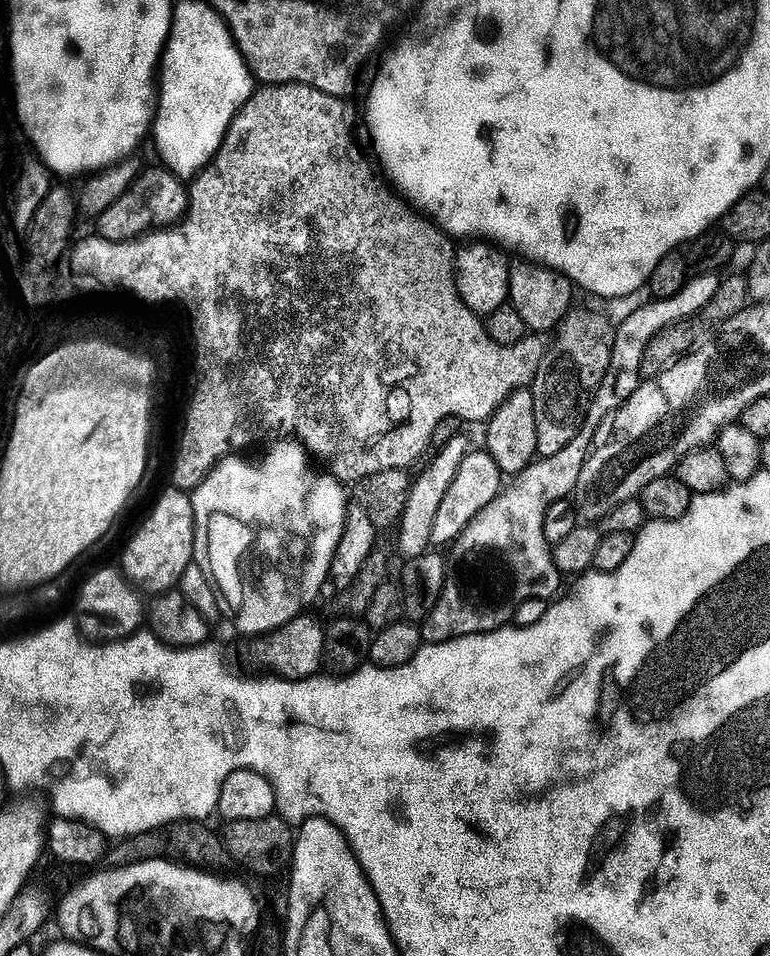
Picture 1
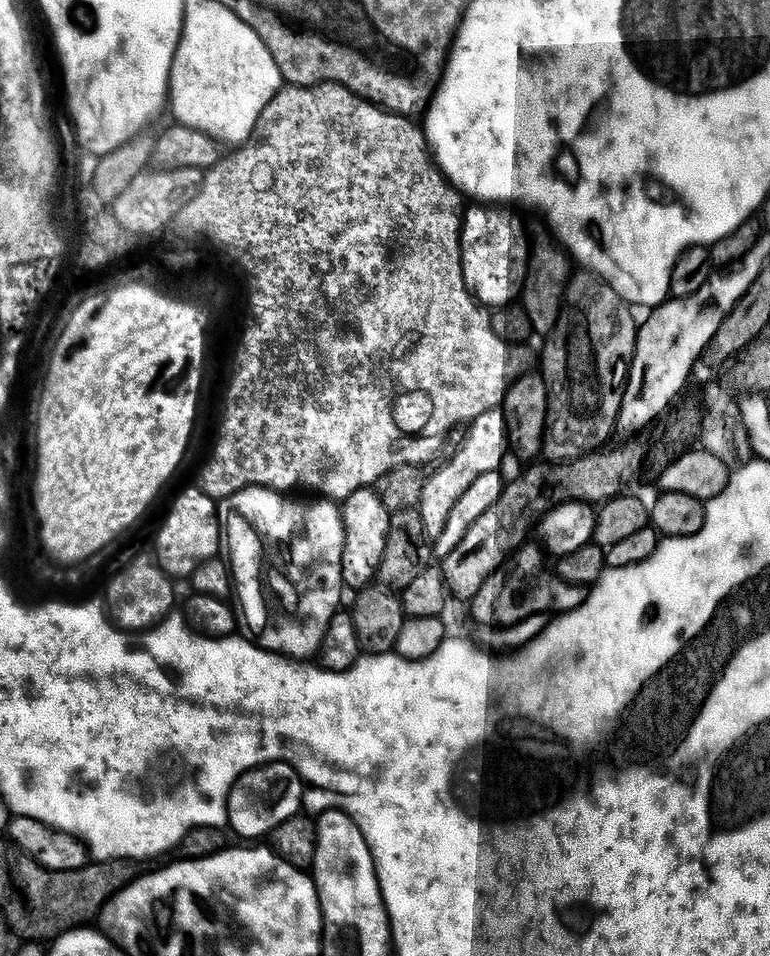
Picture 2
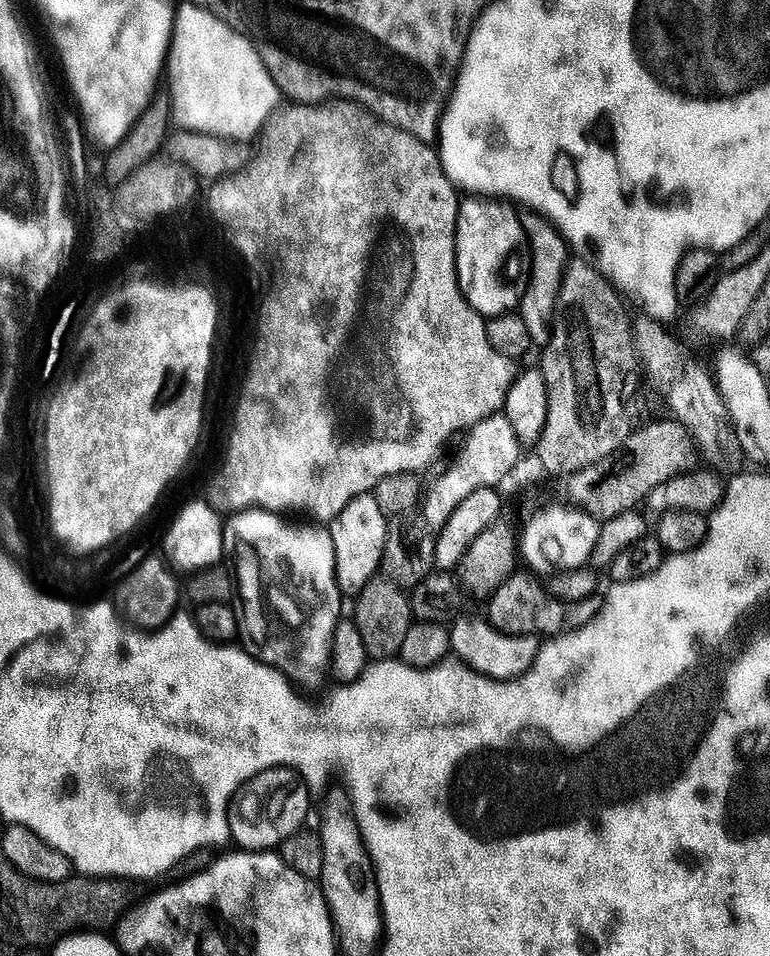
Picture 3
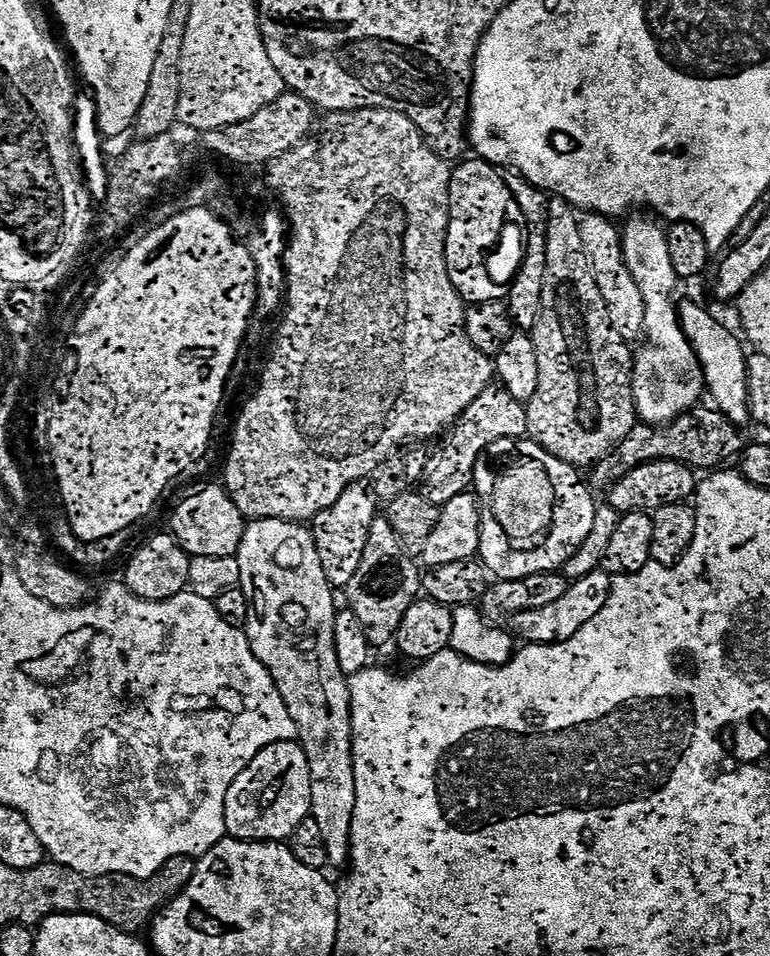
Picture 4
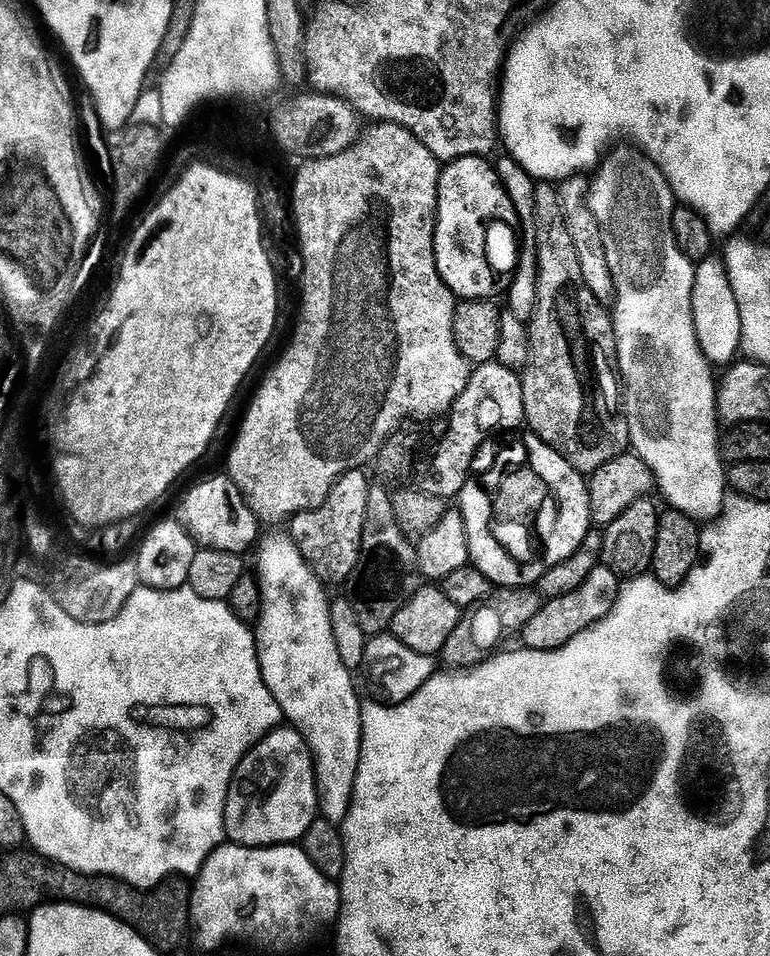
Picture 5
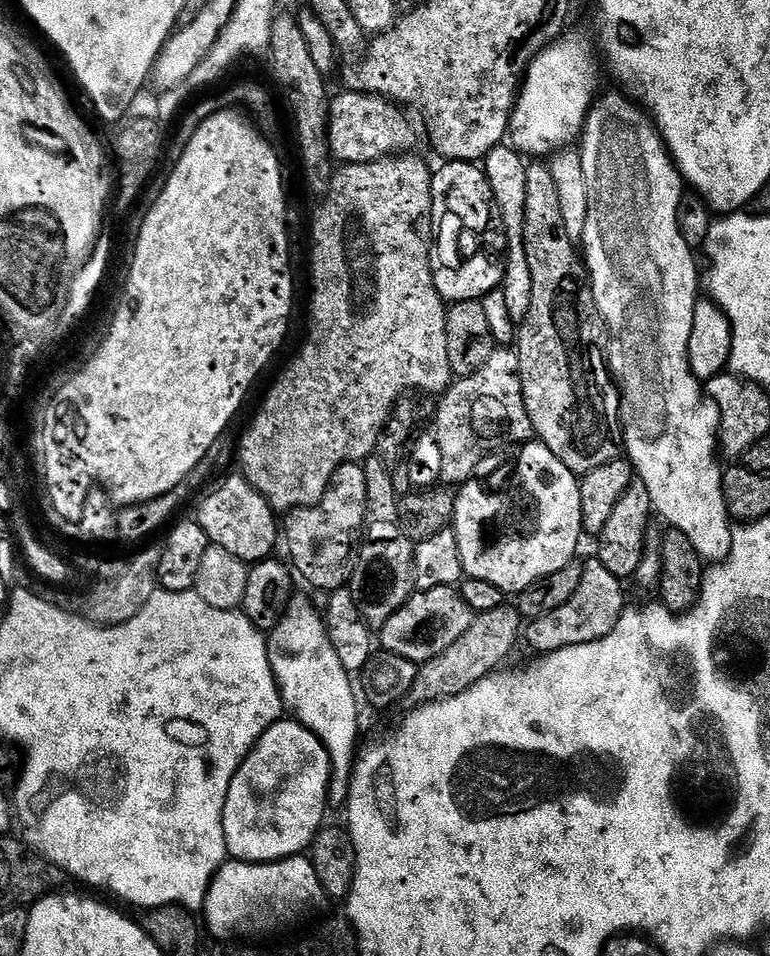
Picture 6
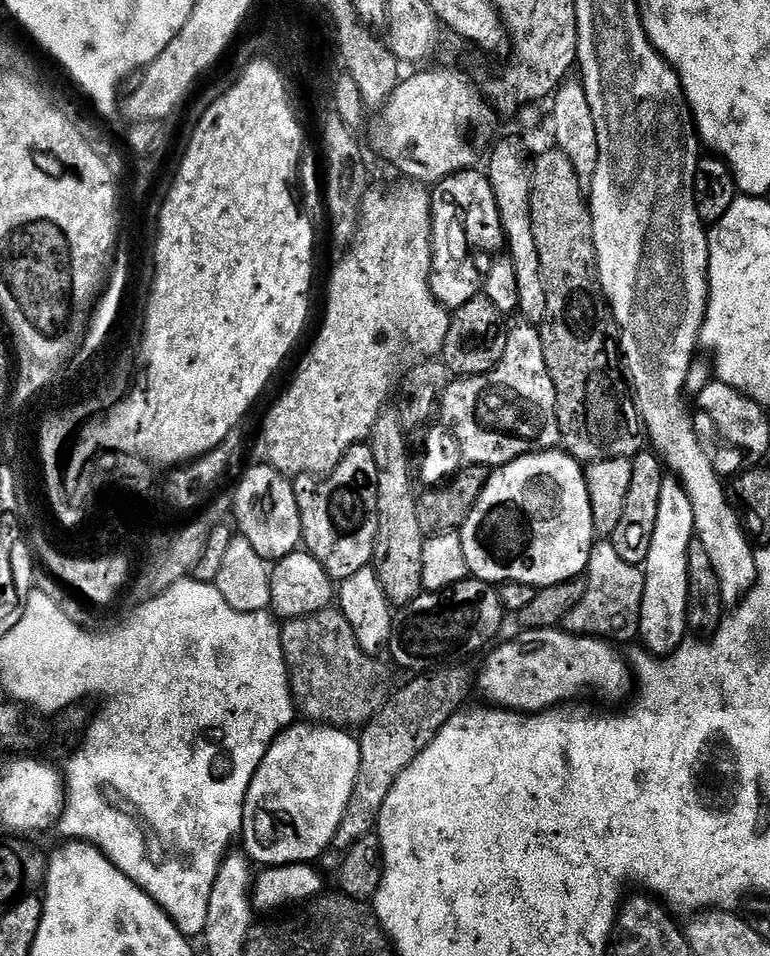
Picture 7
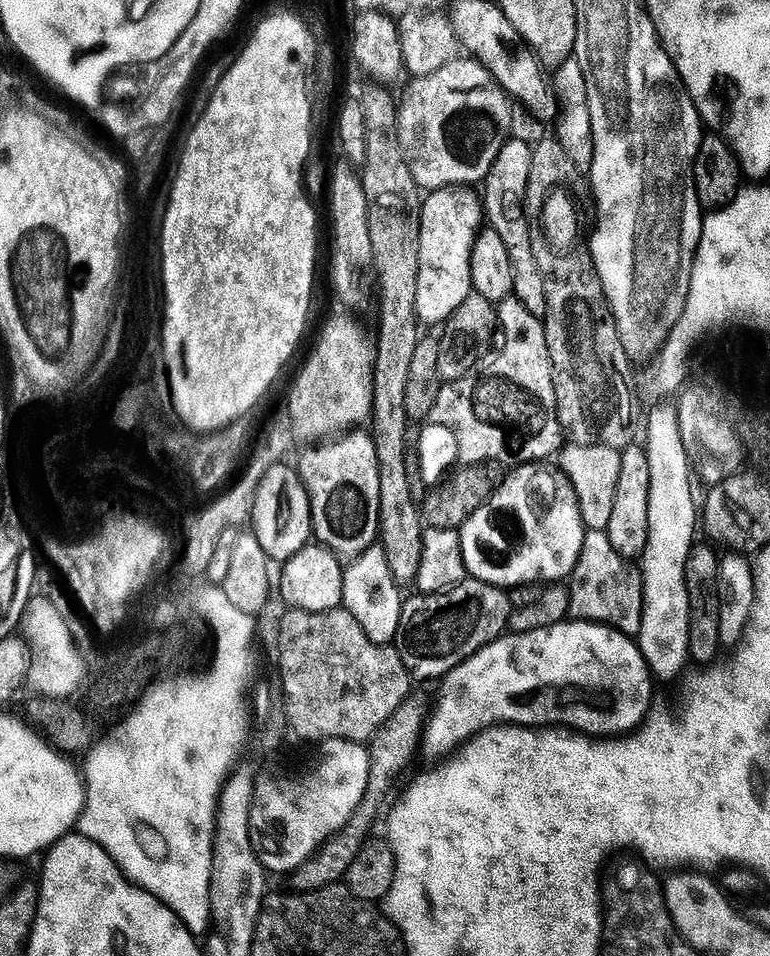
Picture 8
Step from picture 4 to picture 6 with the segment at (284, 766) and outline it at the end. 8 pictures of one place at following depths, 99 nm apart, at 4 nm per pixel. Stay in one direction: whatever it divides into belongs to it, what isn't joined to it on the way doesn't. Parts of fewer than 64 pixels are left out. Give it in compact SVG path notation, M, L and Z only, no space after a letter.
M282 718L271 724L249 750L226 794L222 826L228 856L251 864L264 864L267 860L282 860L285 856L307 853L312 847L312 840L325 827L324 811L330 805L331 783L332 760L328 757L326 746L309 728L299 724L295 718Z

